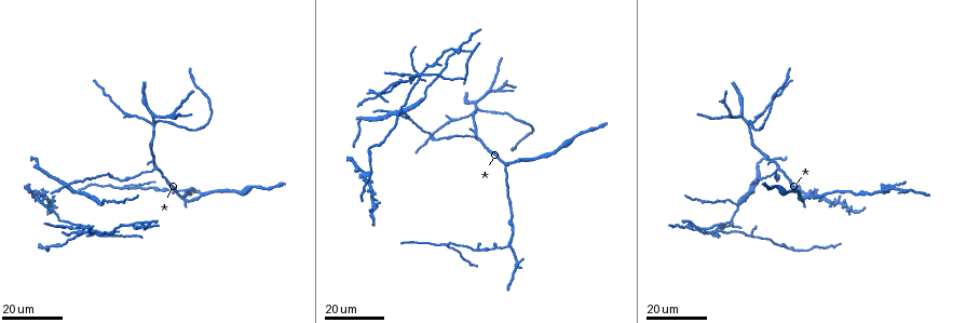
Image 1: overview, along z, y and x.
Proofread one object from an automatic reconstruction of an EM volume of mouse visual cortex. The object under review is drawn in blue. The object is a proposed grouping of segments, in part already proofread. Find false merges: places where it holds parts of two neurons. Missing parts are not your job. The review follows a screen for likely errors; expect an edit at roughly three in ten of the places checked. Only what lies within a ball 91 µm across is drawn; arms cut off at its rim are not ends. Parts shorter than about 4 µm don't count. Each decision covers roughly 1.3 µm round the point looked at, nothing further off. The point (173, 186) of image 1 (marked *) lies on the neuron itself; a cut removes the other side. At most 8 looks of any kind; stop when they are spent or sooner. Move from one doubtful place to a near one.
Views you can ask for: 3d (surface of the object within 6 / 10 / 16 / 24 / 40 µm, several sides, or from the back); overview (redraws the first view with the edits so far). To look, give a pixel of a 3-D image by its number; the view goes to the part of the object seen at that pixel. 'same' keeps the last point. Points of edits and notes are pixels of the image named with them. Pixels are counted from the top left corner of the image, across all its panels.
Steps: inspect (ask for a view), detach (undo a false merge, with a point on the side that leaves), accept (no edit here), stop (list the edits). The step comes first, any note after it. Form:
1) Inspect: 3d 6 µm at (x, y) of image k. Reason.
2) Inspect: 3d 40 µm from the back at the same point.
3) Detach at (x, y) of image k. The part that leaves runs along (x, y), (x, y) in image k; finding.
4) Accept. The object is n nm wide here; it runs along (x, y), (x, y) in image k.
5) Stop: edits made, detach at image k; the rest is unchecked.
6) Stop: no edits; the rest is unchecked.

Inspect: 3d 24 µm at (479, 109) of image 1. Three arms meet.

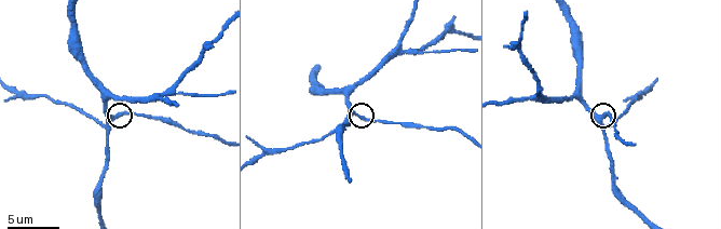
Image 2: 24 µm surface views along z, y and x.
Inspect: 3d 10 µm at (116, 119) of image 2.

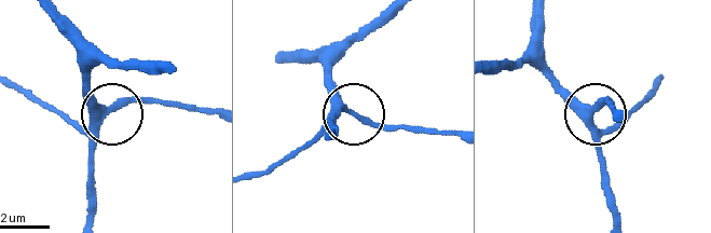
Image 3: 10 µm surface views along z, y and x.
Accept. The object is 290 nm wide here; it runs along (86, 215), (91, 152), (107, 107), (81, 74) in image 3; all the same neuron.

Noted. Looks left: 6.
Inspect: 3d 24 µm at (436, 138) of image 1. A narrow waist.

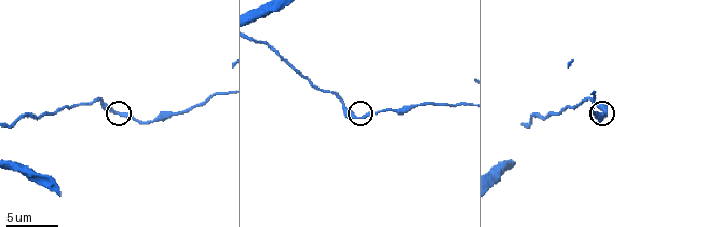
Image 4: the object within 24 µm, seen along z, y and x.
Inspect: 3d 6 µm at (116, 112) of image 4. Zoom in.

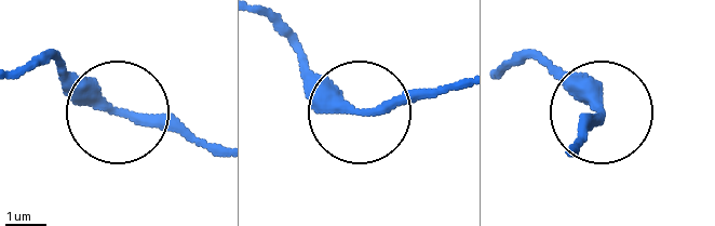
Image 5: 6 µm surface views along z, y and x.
Accept. All the same neuron.

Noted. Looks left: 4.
Inspect: 3d 16 µm at (389, 114) of image 1. Looks like a crossing.

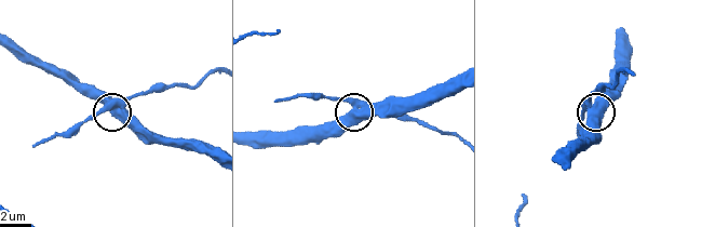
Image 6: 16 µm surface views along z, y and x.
Inspect: 3d 10 µm at (354, 107) of image 6. Closer look.

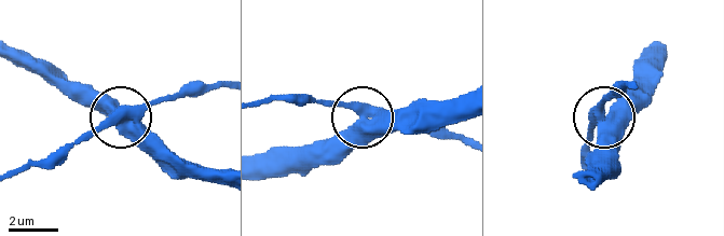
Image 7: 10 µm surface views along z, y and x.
Detach at (107, 106) of image 7. The object is 490 nm wide here; the part that leaves runs along (138, 120), (186, 162), (222, 169) in image 7; a second neuron is stuck on.

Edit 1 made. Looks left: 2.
Inspect: 3d 16 µm at (447, 243) of image 1. Thin arm on a thick one.

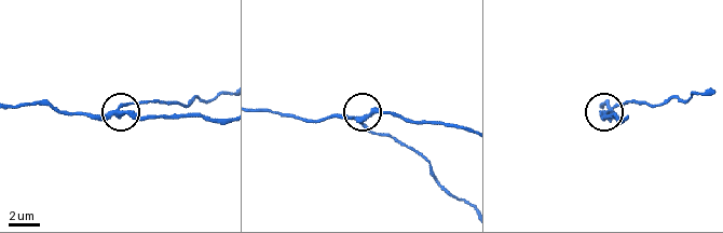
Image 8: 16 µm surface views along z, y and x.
Inspect: 3d 10 µm at (362, 118) of image 8.

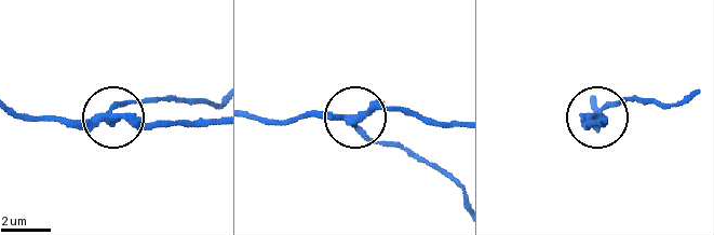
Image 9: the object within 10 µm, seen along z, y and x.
Detach at (138, 101) of image 9. The object is 240 nm wide here; the part that leaves runs along (111, 109), (171, 97), (214, 104) in image 9; two neurons meet here.

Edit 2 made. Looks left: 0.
Stop: edits made, detach at image 7, detach at image 9; the rest is unchecked.

